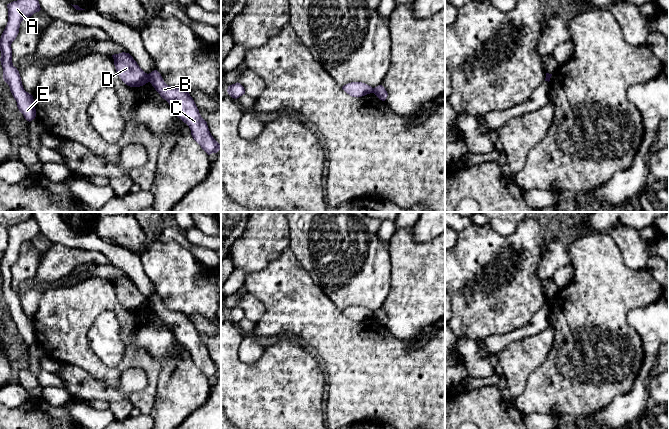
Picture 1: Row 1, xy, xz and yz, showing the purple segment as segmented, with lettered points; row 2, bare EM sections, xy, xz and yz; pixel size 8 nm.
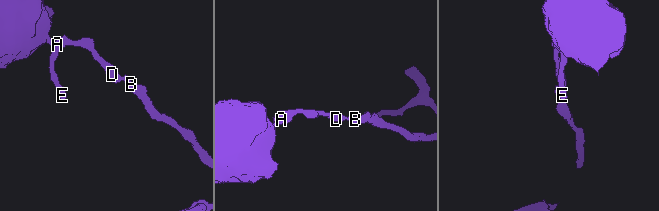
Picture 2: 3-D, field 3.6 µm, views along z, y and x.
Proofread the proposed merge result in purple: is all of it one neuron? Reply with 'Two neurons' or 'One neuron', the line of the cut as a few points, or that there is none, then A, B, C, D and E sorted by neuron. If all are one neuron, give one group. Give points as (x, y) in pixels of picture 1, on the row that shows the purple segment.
Two neurons. Split along xy (147, 74), (149, 81). Groups: A D E / B C

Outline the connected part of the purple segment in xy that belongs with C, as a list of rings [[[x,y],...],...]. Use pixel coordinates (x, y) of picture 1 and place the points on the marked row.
[[[157,70],[149,73],[148,76],[149,82],[169,103],[177,117],[189,126],[193,139],[201,148],[208,155],[217,153],[221,149],[221,145],[211,135],[207,122],[201,117],[189,92],[167,85]]]

